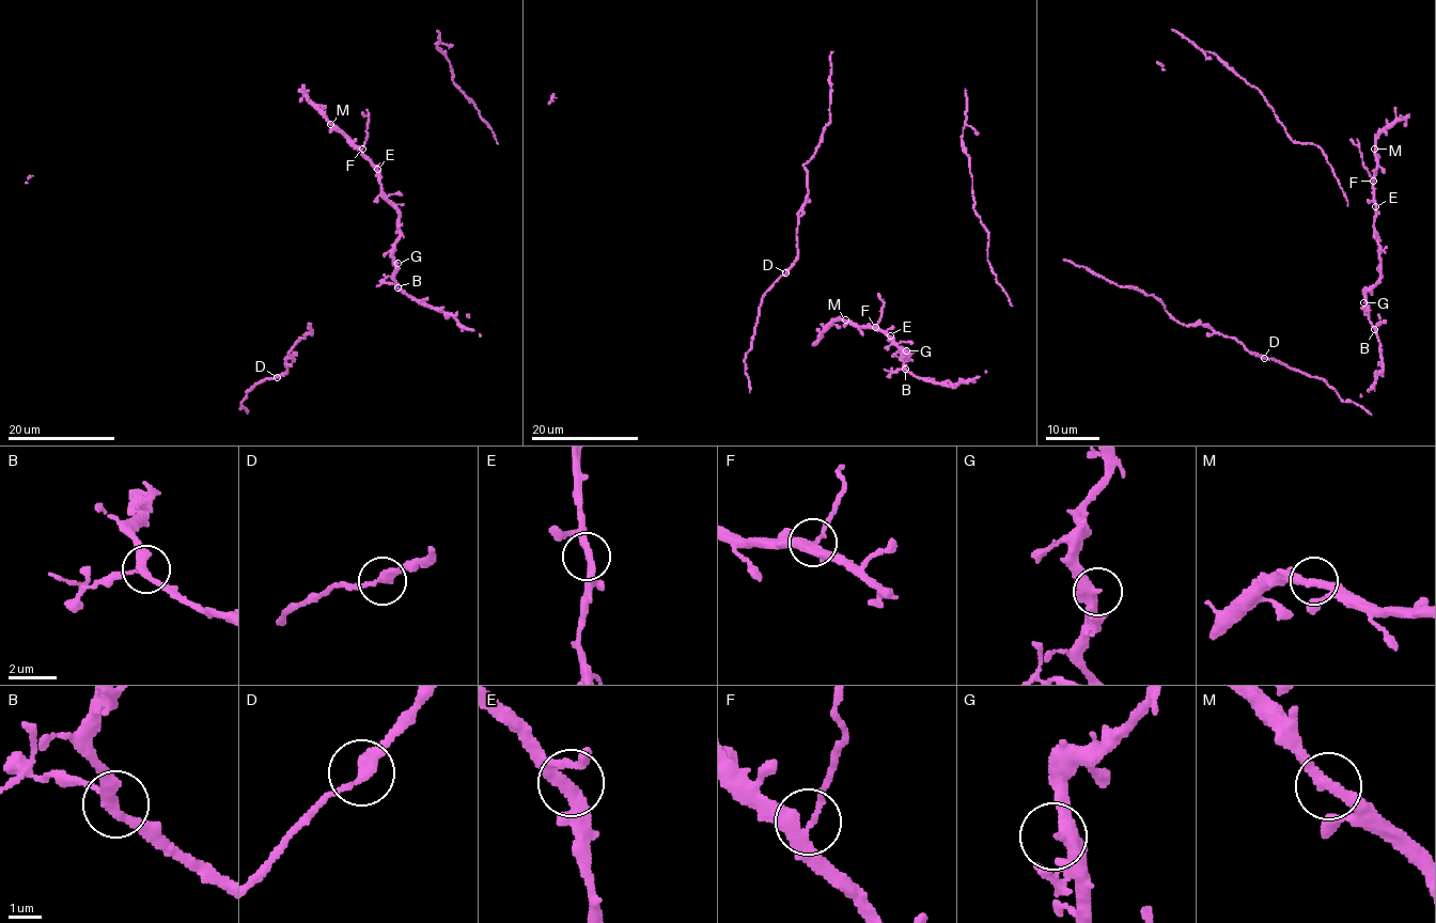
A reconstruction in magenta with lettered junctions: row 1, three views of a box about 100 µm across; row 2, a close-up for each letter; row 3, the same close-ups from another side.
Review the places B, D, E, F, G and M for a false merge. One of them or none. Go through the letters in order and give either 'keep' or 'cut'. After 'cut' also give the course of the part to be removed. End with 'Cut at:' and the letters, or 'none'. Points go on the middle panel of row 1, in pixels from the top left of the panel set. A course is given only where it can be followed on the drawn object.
B: keep
D: keep
E: keep
F: cut; course (875, 327), (884, 304), (877, 293)
G: keep
M: keep
Cut at: F

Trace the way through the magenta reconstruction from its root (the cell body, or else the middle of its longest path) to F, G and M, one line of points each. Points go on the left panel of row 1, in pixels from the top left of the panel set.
F: (376, 286), (385, 283), (395, 285), (393, 245), (400, 235), (397, 208), (381, 190), (380, 173), (361, 149)
G: (376, 286), (385, 283), (395, 285), (393, 270), (397, 263)
M: (376, 286), (385, 283), (395, 285), (393, 245), (400, 235), (397, 208), (381, 190), (377, 169), (330, 124)

